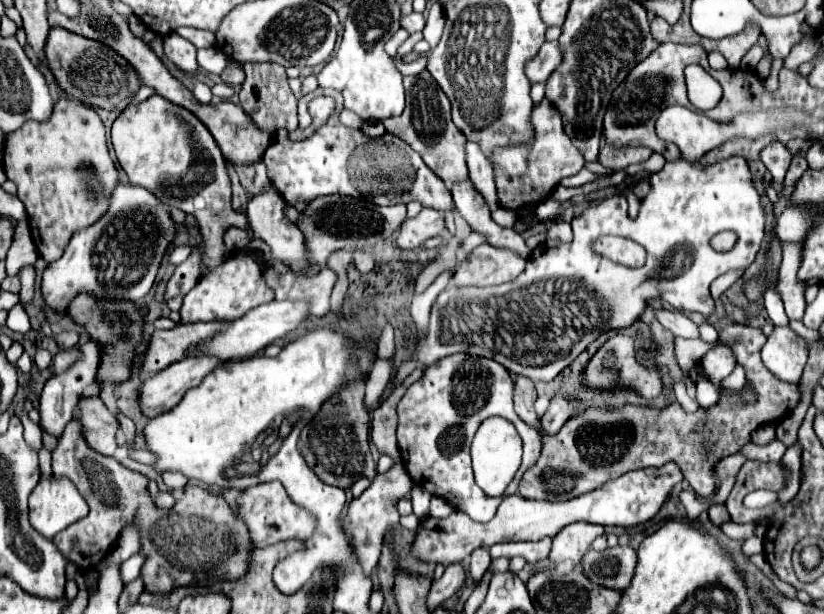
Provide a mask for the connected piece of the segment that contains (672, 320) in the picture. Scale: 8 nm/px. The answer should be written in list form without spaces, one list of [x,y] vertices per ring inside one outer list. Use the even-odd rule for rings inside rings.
[[[659,309],[657,311],[657,319],[659,323],[669,329],[675,337],[685,337],[685,339],[699,339],[699,329],[697,325],[687,319],[683,313],[679,311],[667,311],[667,309]]]

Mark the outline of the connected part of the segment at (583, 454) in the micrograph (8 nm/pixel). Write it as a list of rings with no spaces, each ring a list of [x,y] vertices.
[[[727,325],[719,333],[719,337],[731,343],[735,359],[741,361],[747,373],[749,387],[755,393],[753,403],[745,401],[739,393],[727,393],[713,407],[699,407],[695,413],[687,413],[677,401],[663,409],[641,405],[595,407],[571,417],[559,433],[551,435],[543,433],[543,427],[535,413],[537,392],[533,381],[527,377],[517,377],[513,397],[515,413],[527,425],[535,427],[541,437],[541,457],[523,475],[519,483],[519,493],[527,499],[565,501],[589,493],[627,471],[661,467],[673,461],[681,467],[685,479],[693,485],[697,495],[711,497],[717,489],[717,463],[747,445],[755,429],[773,421],[779,423],[785,413],[791,413],[801,401],[797,385],[779,381],[763,365],[761,347],[765,343],[765,335],[761,329],[747,325]]]

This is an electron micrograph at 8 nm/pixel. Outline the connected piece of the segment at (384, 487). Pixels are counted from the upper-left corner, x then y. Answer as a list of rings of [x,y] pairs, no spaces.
[[[393,465],[387,473],[383,473],[381,477],[377,477],[365,491],[359,499],[353,499],[351,505],[349,505],[349,513],[347,517],[343,519],[345,523],[345,529],[351,533],[353,537],[353,543],[357,547],[357,553],[359,553],[359,561],[363,561],[363,569],[367,573],[371,573],[371,569],[375,567],[379,555],[381,555],[381,549],[383,549],[383,537],[385,530],[393,526],[394,523],[398,523],[400,515],[397,511],[397,501],[407,497],[409,491],[413,487],[413,481],[411,477],[407,477],[407,471],[403,469],[403,465]]]

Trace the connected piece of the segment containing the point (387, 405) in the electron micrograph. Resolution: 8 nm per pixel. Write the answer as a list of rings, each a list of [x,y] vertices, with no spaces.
[[[397,387],[387,399],[381,401],[381,405],[373,411],[371,419],[371,439],[377,445],[379,451],[385,451],[393,457],[393,461],[399,457],[397,449],[397,439],[395,439],[395,429],[397,429],[397,413],[395,407],[399,399],[403,397],[405,389]]]

